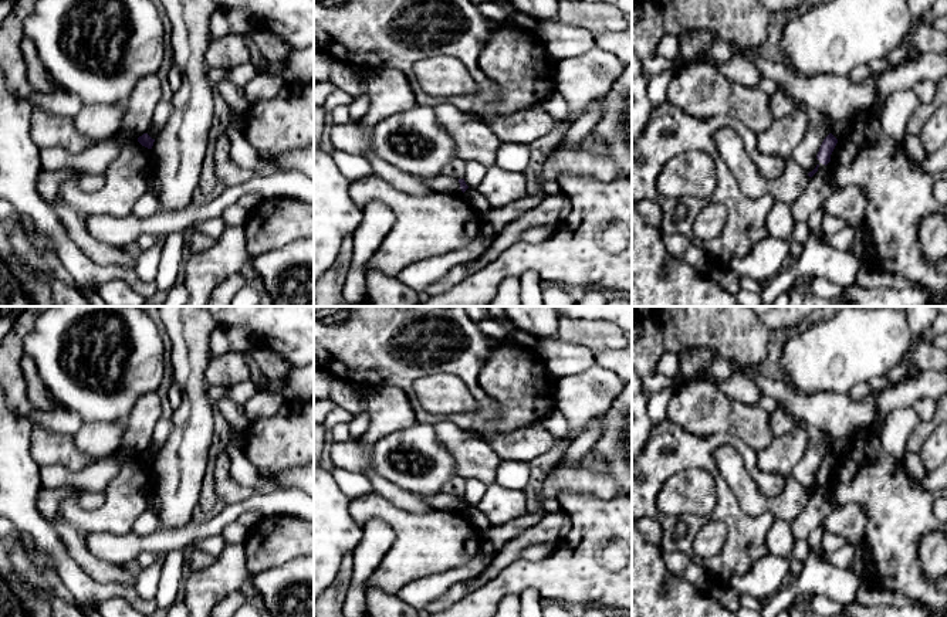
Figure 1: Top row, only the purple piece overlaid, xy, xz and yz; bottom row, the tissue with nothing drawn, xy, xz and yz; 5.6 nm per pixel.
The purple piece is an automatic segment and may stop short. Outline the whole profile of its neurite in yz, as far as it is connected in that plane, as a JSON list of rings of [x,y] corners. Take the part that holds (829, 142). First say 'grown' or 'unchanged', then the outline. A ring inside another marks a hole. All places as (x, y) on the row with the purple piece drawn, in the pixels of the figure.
unchanged | [[[829,133],[823,139],[823,142],[819,148],[819,152],[816,155],[816,159],[819,160],[819,163],[826,166],[831,162],[831,155],[835,149],[836,143],[838,143],[838,139],[832,133]]]

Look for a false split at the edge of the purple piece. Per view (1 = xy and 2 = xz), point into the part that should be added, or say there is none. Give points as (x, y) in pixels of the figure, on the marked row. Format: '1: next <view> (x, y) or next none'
1: next none
2: next none

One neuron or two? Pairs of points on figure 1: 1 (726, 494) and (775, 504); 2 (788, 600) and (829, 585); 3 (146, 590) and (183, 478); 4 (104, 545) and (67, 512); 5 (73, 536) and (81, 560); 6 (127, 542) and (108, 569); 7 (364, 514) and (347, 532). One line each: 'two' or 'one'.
1: two
2: one
3: two
4: two
5: one
6: two
7: two

